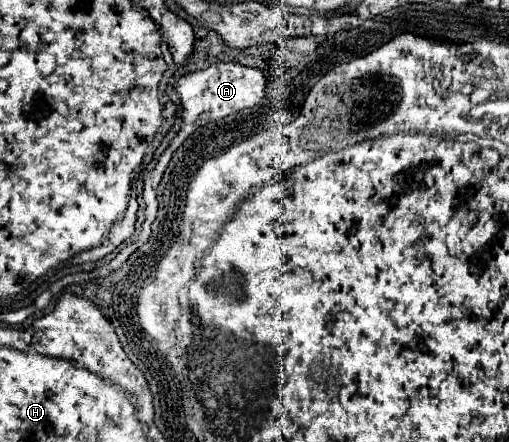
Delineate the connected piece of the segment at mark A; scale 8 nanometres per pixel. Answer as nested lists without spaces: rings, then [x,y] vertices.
[[[234,62],[214,64],[214,66],[208,66],[208,68],[204,68],[204,70],[196,70],[196,72],[190,72],[190,74],[180,76],[180,78],[176,80],[176,84],[174,84],[174,92],[178,94],[178,98],[180,98],[180,102],[182,102],[182,106],[184,106],[184,110],[182,110],[182,126],[180,126],[176,138],[170,142],[170,146],[168,146],[168,148],[164,150],[164,154],[160,156],[158,164],[154,166],[154,170],[150,170],[150,172],[144,176],[144,192],[142,192],[142,198],[144,198],[144,202],[146,202],[146,220],[144,220],[144,224],[142,224],[140,238],[138,238],[134,244],[128,244],[126,248],[122,248],[122,250],[116,254],[116,258],[114,258],[112,262],[108,262],[106,266],[102,266],[102,268],[98,268],[98,270],[94,270],[94,272],[88,274],[86,272],[78,272],[67,275],[67,277],[61,278],[64,280],[58,280],[52,284],[50,287],[50,301],[48,288],[47,291],[38,296],[34,301],[34,310],[36,310],[34,314],[46,308],[52,298],[54,298],[58,292],[63,291],[65,287],[74,283],[84,284],[88,282],[88,280],[92,280],[92,278],[98,278],[100,274],[108,274],[108,272],[112,272],[112,270],[118,270],[118,268],[128,260],[128,256],[130,256],[134,250],[138,250],[138,246],[142,246],[142,244],[146,242],[146,238],[148,238],[148,234],[150,234],[150,224],[154,222],[156,210],[158,210],[156,186],[160,184],[162,174],[164,174],[164,168],[168,166],[168,162],[170,162],[174,150],[176,150],[190,134],[194,134],[200,126],[204,126],[204,124],[208,124],[208,122],[214,122],[214,120],[220,120],[220,118],[224,118],[224,116],[228,116],[228,114],[234,114],[234,112],[238,112],[238,110],[244,110],[244,108],[250,108],[250,106],[260,104],[260,102],[264,100],[264,96],[266,96],[264,90],[266,90],[266,78],[264,78],[264,74],[262,74],[258,68],[248,68],[248,66],[240,66],[240,64],[234,64]]]

